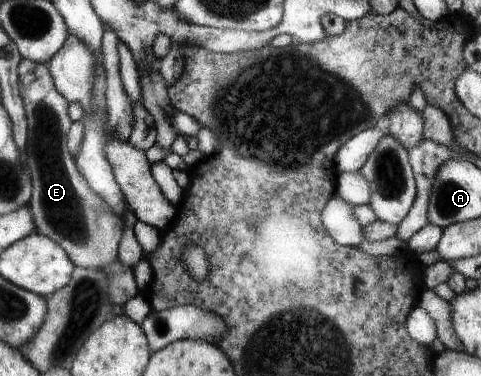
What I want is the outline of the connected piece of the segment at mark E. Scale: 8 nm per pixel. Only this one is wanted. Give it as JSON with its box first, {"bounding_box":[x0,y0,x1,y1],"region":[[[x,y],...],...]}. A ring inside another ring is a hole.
{"bounding_box":[17,58,124,270],"region":[[[23,58],[17,72],[28,121],[26,162],[33,184],[29,205],[36,226],[34,233],[48,236],[60,244],[76,267],[102,270],[117,259],[124,224],[106,208],[104,198],[92,192],[77,169],[66,146],[73,123],[68,115],[69,102],[54,86],[47,64]]]}

